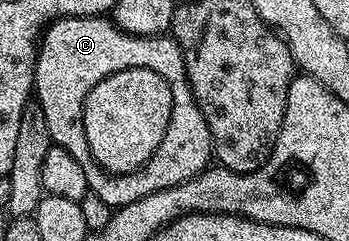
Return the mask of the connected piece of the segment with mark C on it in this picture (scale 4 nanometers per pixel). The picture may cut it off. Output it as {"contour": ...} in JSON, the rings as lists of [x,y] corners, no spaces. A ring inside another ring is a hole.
{"contour":[[[108,17],[58,19],[48,24],[38,44],[34,97],[42,113],[46,113],[46,129],[50,129],[53,144],[66,149],[66,153],[70,153],[70,157],[82,165],[82,173],[86,173],[86,181],[91,185],[90,190],[113,209],[124,207],[130,201],[138,201],[138,197],[146,197],[165,186],[168,166],[180,166],[181,176],[188,177],[194,169],[203,168],[209,162],[208,126],[188,88],[184,54],[171,37],[130,35],[121,31]],[[122,69],[154,69],[158,77],[168,82],[172,94],[172,120],[166,137],[162,137],[162,145],[139,171],[123,176],[122,181],[116,177],[104,177],[101,183],[96,183],[96,159],[90,153],[84,132],[84,102],[98,81]]]}

